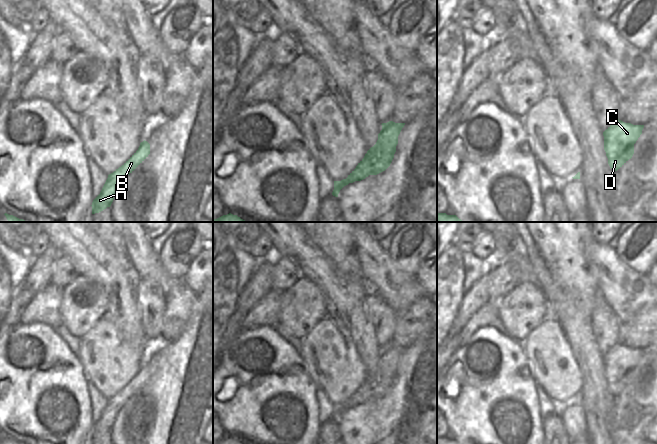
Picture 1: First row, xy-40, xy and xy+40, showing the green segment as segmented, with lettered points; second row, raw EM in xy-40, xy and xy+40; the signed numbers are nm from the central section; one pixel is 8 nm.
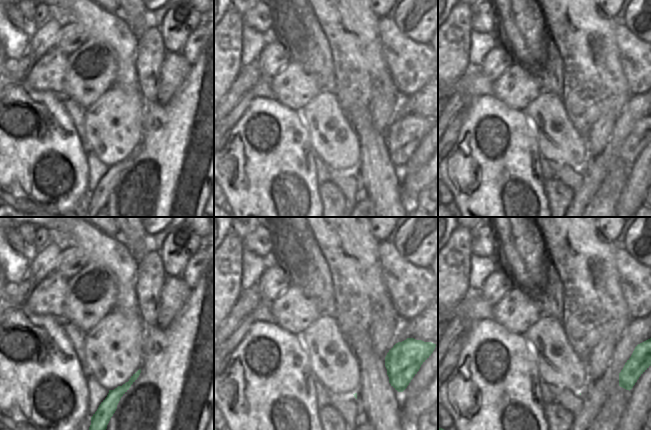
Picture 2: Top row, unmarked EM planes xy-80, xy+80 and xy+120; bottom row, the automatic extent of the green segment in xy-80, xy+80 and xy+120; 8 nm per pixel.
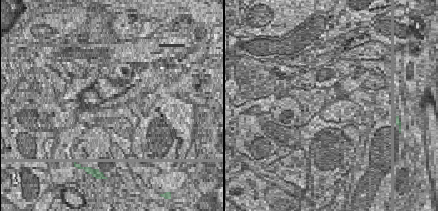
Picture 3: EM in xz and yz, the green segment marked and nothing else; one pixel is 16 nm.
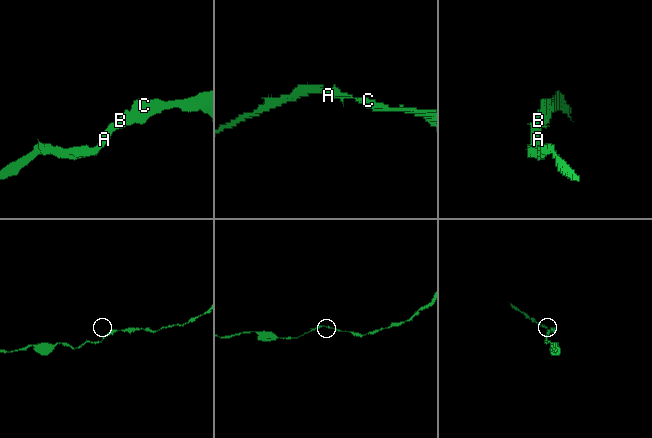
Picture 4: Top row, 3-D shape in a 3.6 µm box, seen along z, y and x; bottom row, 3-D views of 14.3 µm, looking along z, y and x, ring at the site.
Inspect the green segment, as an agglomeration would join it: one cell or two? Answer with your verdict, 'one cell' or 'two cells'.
one cell

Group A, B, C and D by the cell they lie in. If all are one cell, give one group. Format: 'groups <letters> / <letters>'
groups A B C D

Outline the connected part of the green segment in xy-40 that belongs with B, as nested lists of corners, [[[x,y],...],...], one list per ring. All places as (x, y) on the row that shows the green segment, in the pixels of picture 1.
[[[140,143],[138,150],[118,169],[108,175],[100,194],[92,202],[92,214],[110,207],[122,182],[148,157],[150,144]]]

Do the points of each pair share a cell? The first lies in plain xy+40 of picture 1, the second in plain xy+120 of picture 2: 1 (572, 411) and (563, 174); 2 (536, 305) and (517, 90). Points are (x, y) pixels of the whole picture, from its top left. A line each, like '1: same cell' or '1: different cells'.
1: same cell
2: same cell

